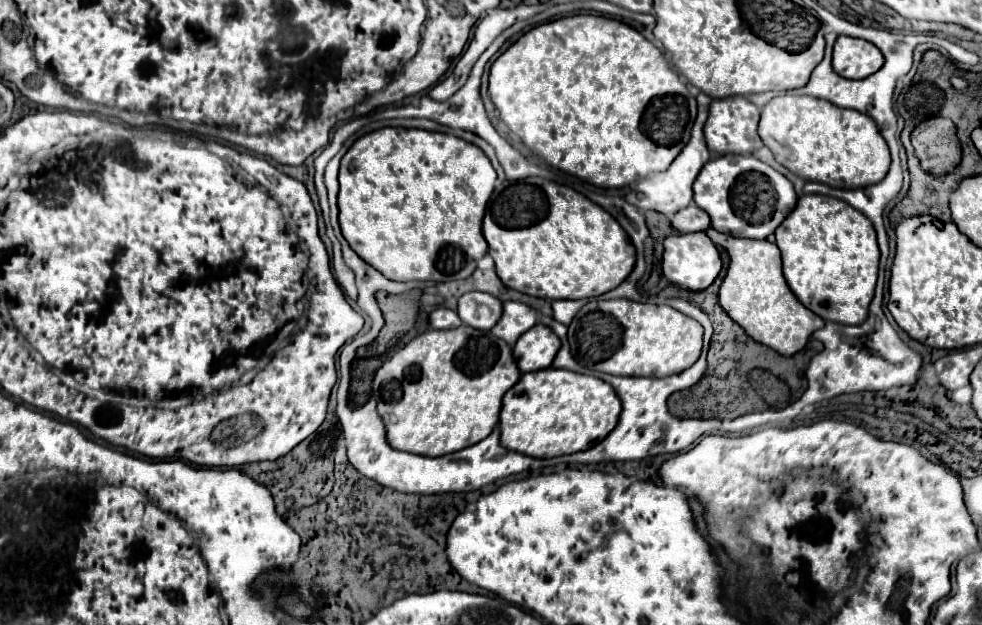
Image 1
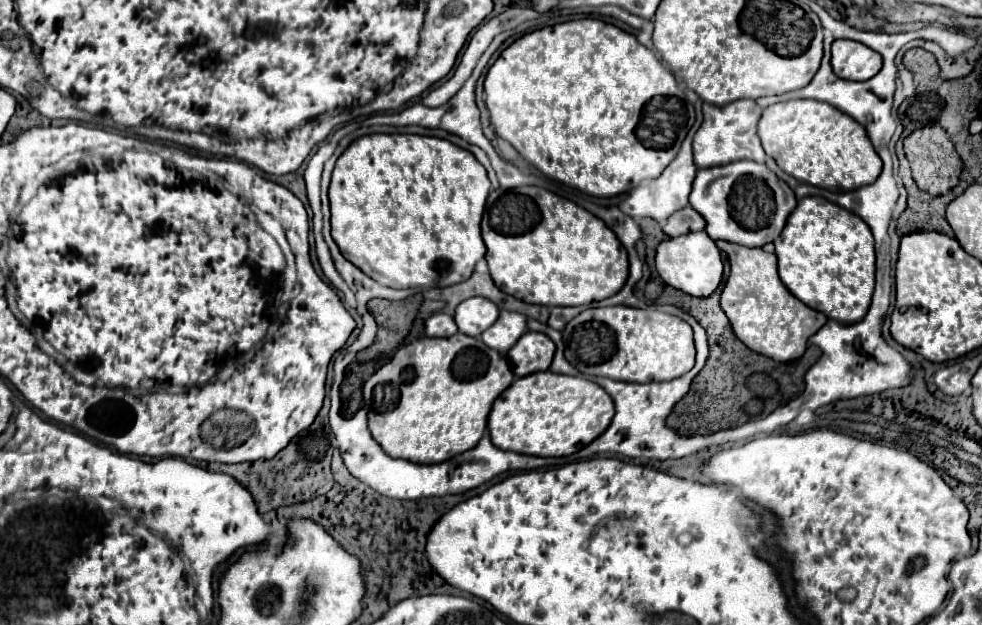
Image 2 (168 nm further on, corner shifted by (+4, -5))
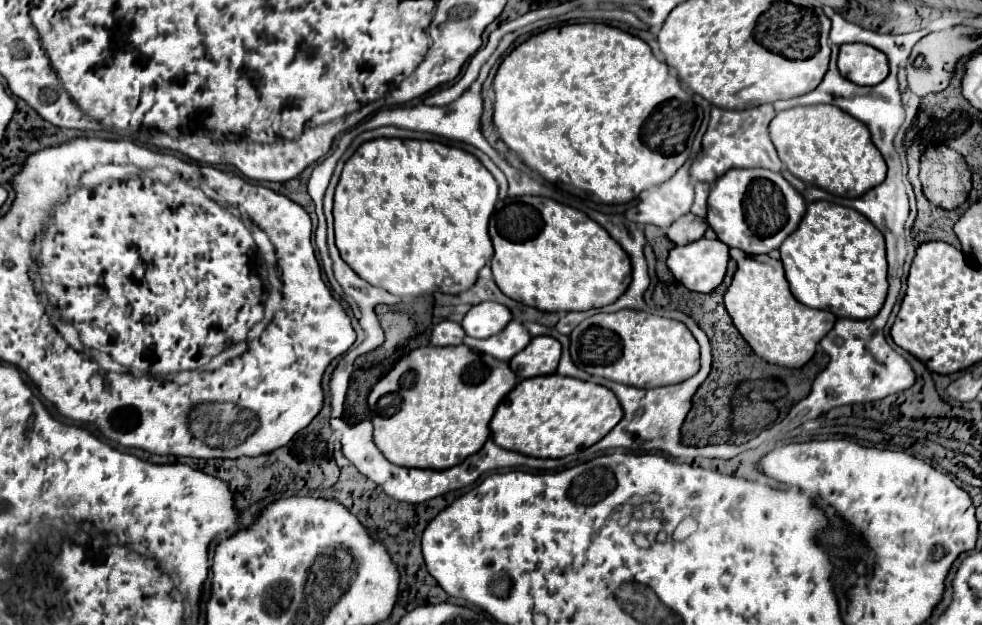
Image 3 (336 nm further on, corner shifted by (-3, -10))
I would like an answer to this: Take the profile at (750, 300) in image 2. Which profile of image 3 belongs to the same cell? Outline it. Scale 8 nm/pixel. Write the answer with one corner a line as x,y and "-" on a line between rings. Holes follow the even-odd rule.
730,248
730,256
738,262
738,270
724,294
724,304
734,326
762,360
786,368
802,368
814,356
818,342
834,326
836,316
800,304
790,292
780,260
768,254
744,254
736,248

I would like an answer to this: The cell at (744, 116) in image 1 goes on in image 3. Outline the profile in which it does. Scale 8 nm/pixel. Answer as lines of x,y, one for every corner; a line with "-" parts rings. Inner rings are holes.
762,104
762,106
736,110
736,112
712,108
710,124
702,138
702,150
698,152
690,168
692,180
712,184
718,176
722,176
730,168
768,168
772,172
778,172
782,168
782,162
768,136
768,124
774,116
776,110
772,108
772,104

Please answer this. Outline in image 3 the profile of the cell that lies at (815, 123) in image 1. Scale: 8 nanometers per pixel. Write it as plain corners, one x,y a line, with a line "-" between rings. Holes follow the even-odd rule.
816,104
816,106
796,106
792,110
782,110
770,122
770,140
778,152
778,158
786,164
786,168
806,184
818,186
836,196
862,196
864,192
872,190
886,178
886,164
874,144
870,144
868,128
854,120
850,114
842,112
830,104

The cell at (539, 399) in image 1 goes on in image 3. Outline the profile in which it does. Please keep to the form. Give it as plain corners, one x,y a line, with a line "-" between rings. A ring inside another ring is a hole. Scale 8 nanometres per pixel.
560,374
522,380
490,420
492,440
506,450
534,458
564,458
590,448
622,420
622,406
608,388

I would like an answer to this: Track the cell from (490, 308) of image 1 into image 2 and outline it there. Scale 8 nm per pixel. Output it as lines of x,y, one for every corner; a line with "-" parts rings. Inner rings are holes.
471,297
463,301
455,311
455,323
459,331
471,337
481,335
487,327
493,325
493,321
497,321
497,317
497,305
485,297

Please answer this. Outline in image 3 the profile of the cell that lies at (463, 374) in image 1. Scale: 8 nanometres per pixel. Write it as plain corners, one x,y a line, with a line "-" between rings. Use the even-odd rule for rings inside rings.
466,344
460,346
424,346
404,356
368,394
370,420
374,424
374,444
394,464
408,468
446,470
476,454
490,436
490,420
502,398
516,386
516,374
510,366

